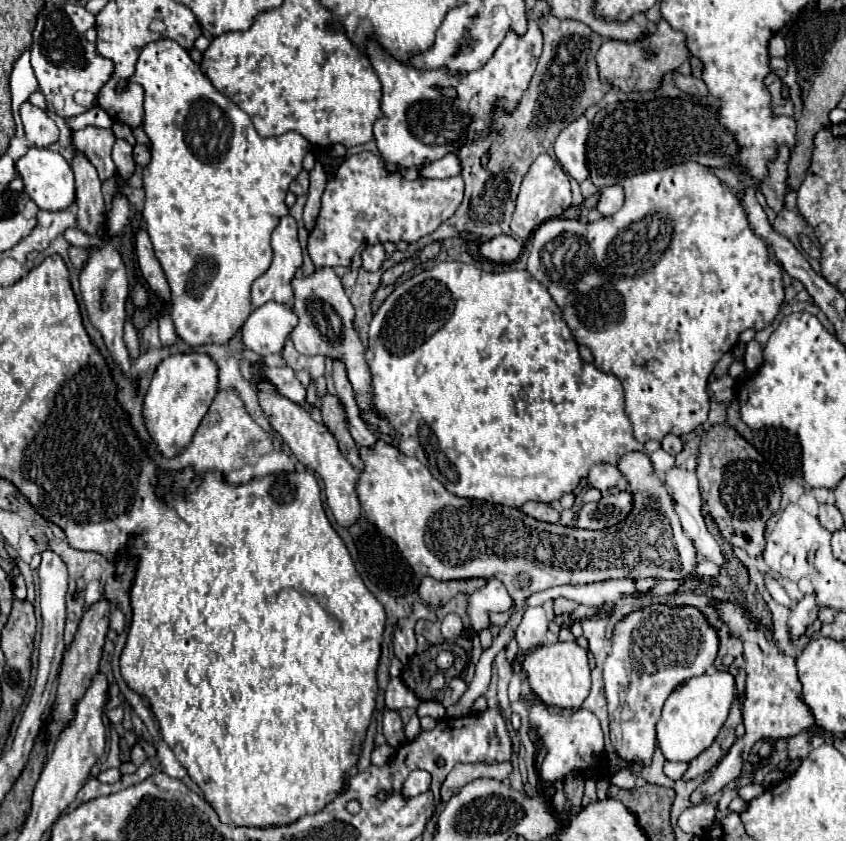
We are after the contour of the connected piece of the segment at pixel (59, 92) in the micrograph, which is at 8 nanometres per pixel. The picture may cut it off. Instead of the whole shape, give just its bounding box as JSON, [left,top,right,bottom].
[31,1,113,117]

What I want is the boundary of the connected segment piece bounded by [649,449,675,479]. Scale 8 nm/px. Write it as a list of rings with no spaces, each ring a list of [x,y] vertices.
[[[659,449],[659,451],[651,453],[649,457],[651,457],[653,469],[657,471],[659,479],[663,479],[663,477],[665,477],[665,473],[667,473],[667,471],[673,467],[673,463],[675,463],[675,457],[673,457],[673,455],[669,455],[669,453],[667,453],[667,451],[663,451],[663,449]]]

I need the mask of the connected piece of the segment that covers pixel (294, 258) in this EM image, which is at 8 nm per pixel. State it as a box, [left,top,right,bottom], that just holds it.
[251,215,303,307]

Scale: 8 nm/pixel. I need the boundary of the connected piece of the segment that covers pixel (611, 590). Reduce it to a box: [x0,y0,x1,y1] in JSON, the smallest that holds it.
[527,579,637,607]

